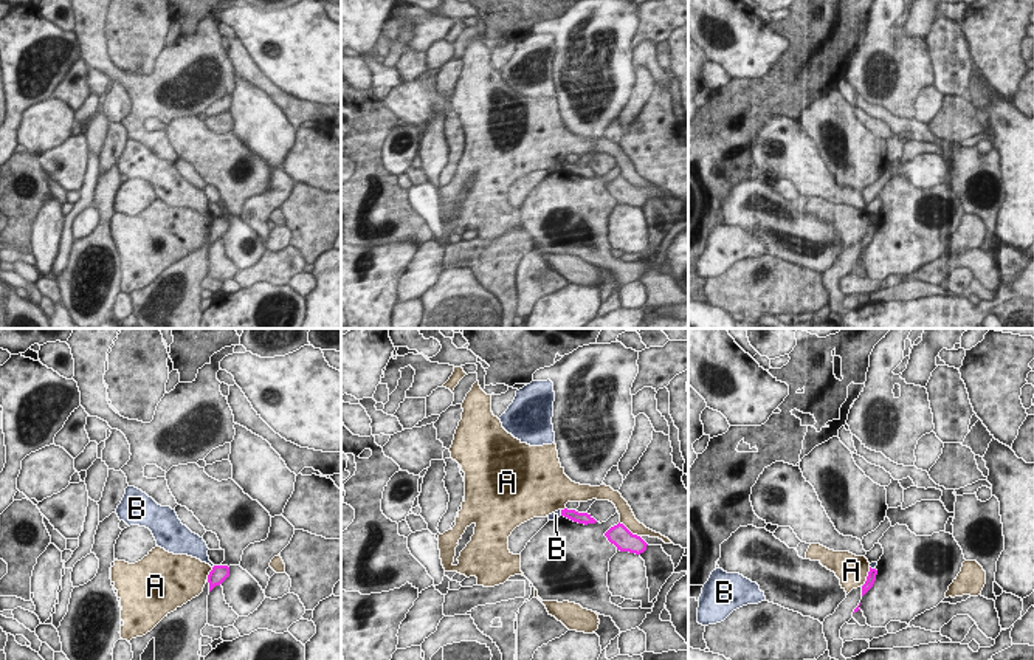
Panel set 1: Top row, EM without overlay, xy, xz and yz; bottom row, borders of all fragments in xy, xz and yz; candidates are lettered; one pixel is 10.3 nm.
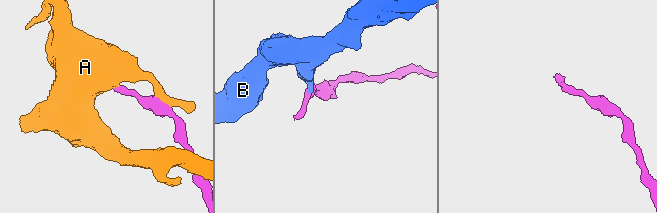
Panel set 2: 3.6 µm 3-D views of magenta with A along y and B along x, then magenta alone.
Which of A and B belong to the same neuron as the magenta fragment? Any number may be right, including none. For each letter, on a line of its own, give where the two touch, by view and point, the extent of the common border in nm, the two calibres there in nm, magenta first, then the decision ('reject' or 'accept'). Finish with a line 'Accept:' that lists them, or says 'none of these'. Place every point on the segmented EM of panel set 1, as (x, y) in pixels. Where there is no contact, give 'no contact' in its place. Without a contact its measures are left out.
A: meets magenta in xz at (628, 530); contact 260 nm long; 220 nm thick on the magenta side, 160 nm on the other; reject
B: meets magenta in xz at (561, 513); contact 70 nm long; 130 nm thick on the magenta side, 70 nm on the other; reject
Accept: none of these

